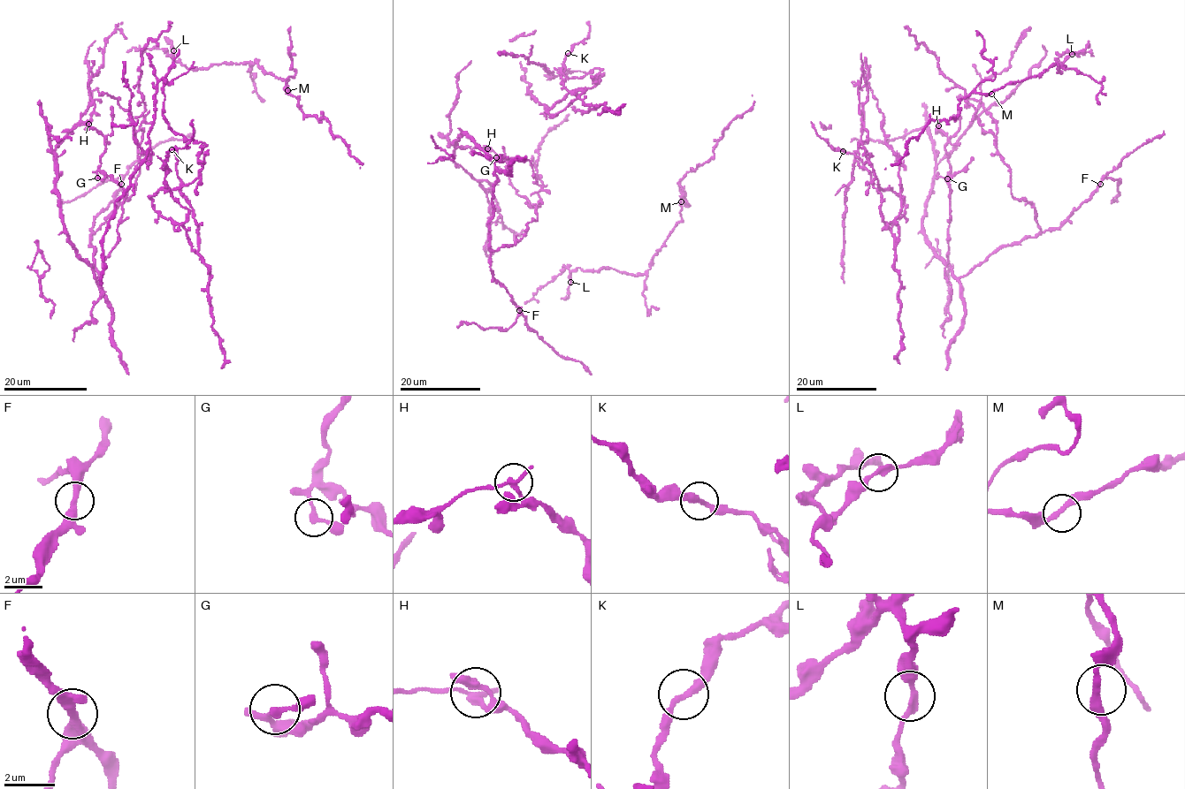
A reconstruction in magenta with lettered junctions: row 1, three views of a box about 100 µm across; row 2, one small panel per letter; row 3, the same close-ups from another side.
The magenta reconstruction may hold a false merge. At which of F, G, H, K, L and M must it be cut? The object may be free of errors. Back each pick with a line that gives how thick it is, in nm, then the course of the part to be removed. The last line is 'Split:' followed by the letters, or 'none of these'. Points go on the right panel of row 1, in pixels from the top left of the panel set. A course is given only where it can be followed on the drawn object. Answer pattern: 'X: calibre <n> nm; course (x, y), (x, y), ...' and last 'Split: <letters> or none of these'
H: calibre 240 nm
Split: H

